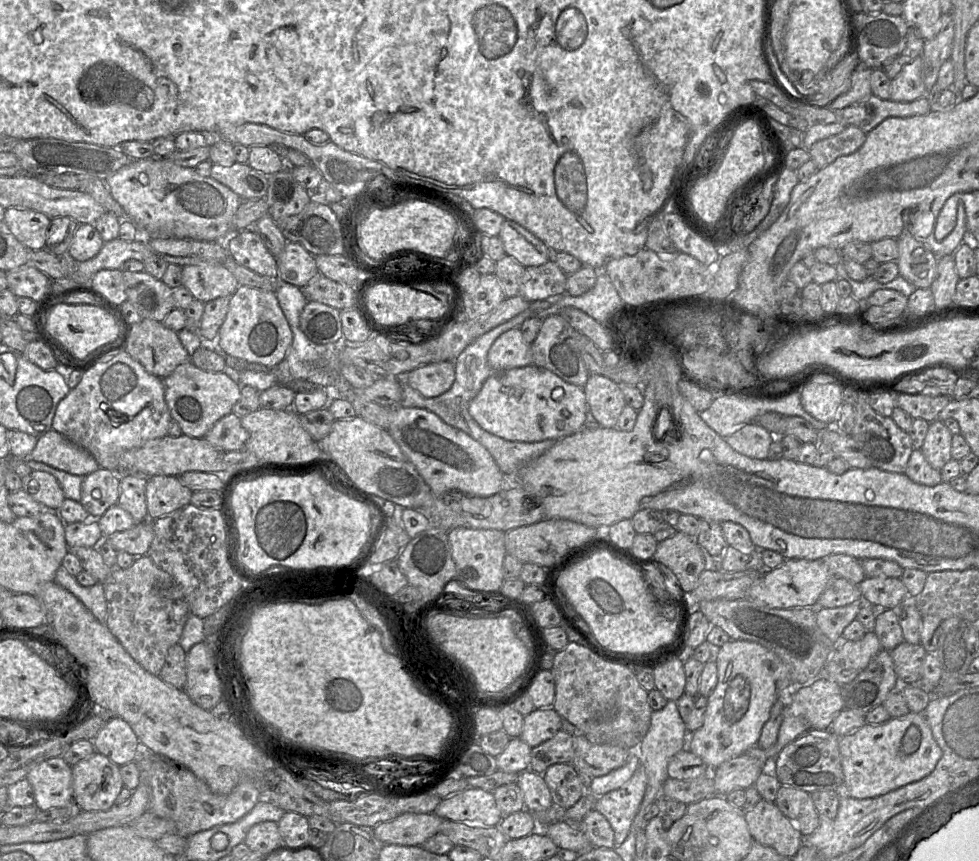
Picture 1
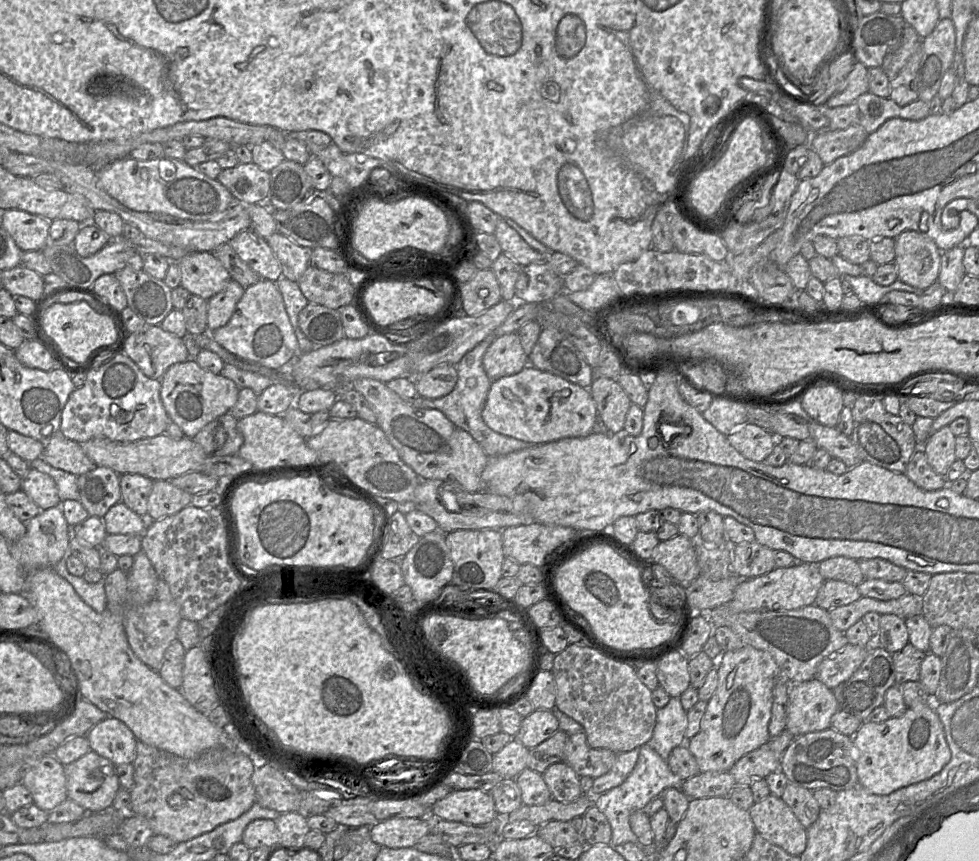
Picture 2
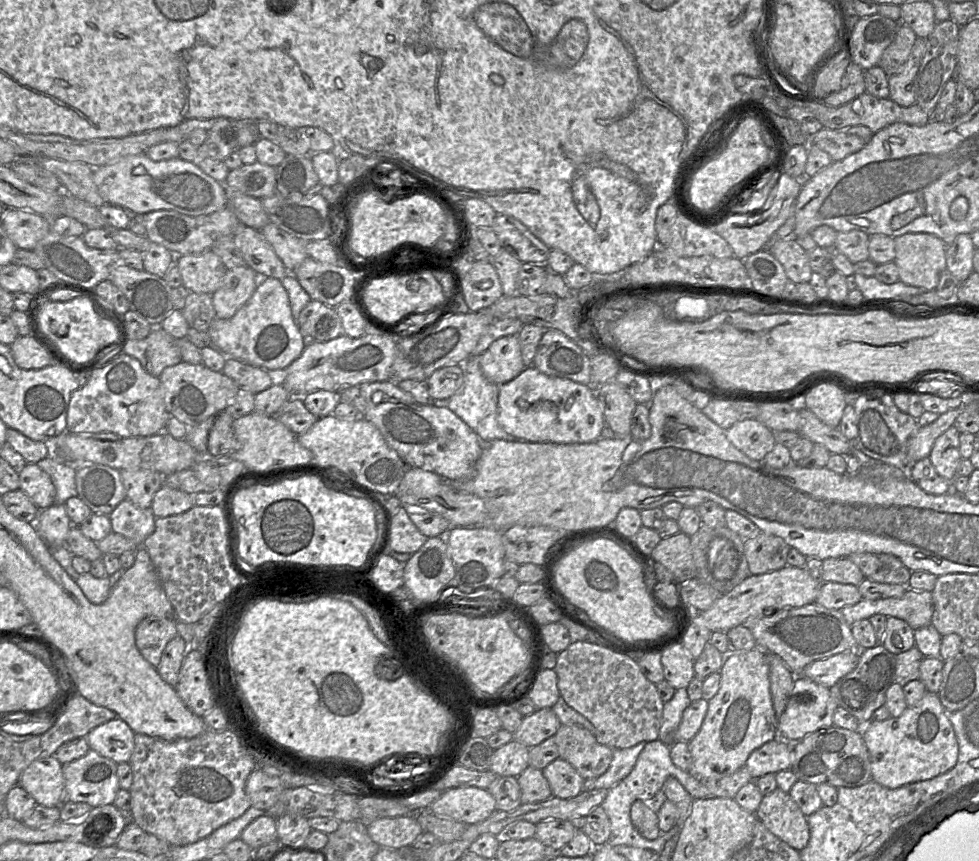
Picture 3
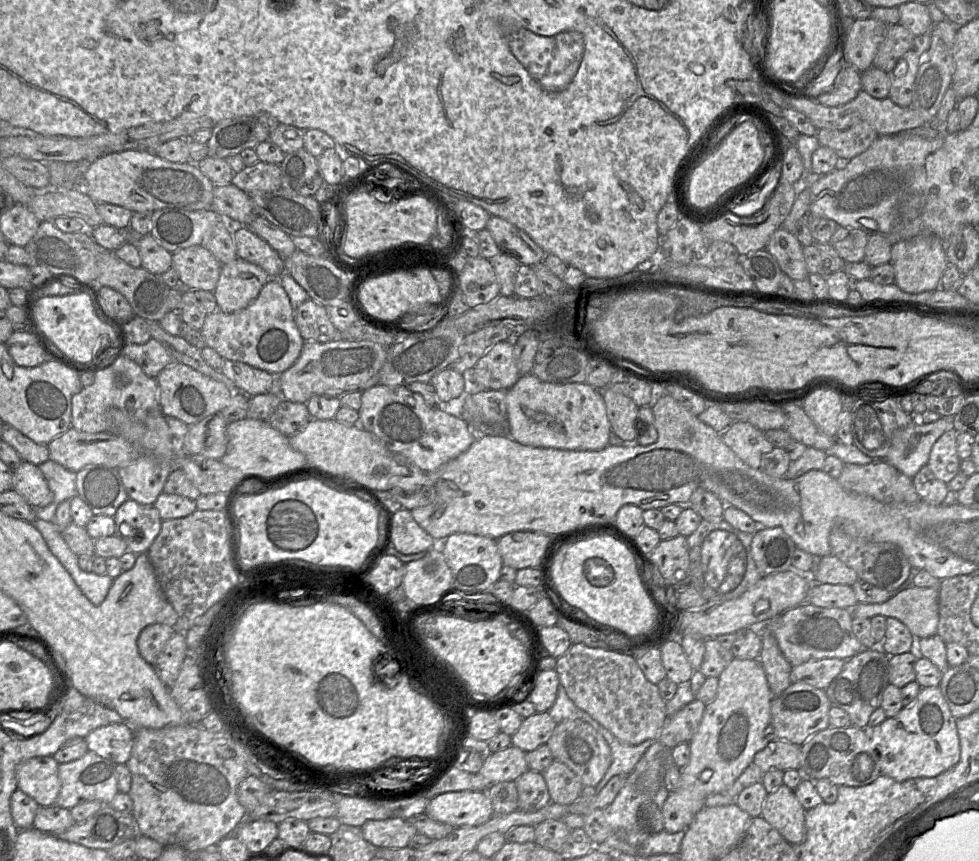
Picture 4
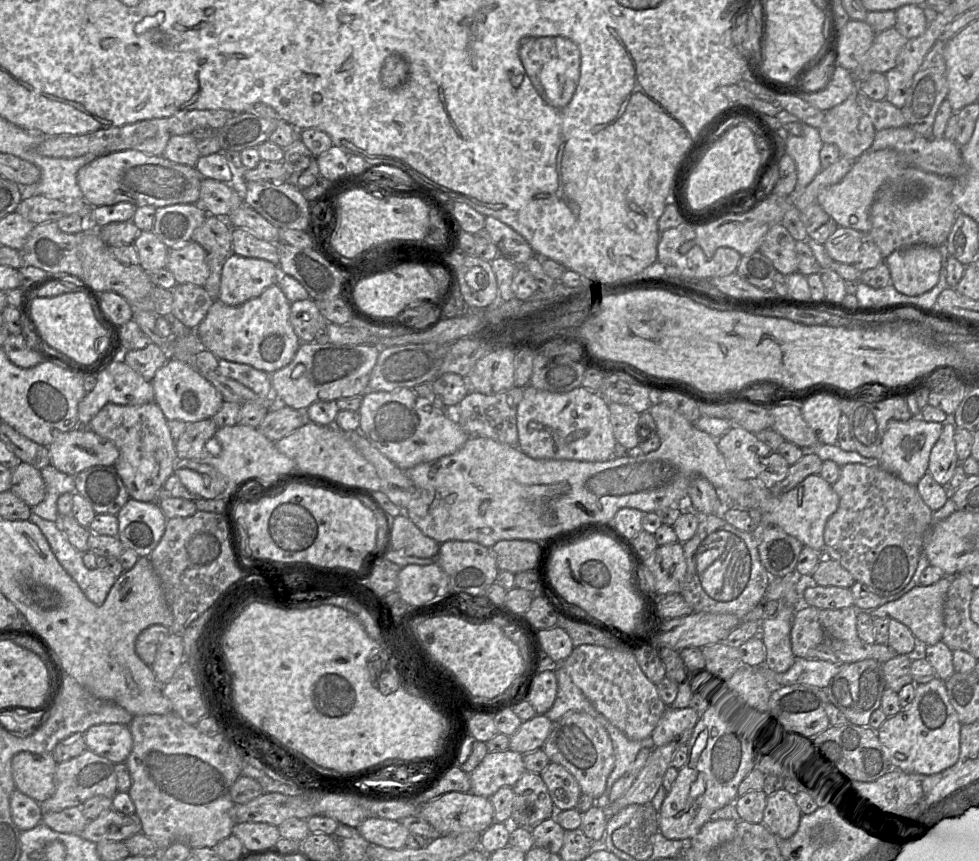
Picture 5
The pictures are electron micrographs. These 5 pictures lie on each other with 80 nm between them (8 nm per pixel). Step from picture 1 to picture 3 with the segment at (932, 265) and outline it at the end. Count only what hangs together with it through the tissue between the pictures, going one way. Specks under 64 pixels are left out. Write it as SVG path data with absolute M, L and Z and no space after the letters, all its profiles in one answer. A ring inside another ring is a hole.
M906 233L895 238L899 280L906 285L935 290L946 270L946 245L929 233Z

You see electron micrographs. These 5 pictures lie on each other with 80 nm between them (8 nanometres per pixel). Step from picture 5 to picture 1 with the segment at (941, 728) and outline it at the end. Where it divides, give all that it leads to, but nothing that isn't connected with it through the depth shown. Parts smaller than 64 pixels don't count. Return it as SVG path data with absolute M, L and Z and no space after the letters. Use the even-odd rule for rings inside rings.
M909 712L881 724L865 723L839 738L844 794L857 799L886 794L930 774L942 756L923 713Z

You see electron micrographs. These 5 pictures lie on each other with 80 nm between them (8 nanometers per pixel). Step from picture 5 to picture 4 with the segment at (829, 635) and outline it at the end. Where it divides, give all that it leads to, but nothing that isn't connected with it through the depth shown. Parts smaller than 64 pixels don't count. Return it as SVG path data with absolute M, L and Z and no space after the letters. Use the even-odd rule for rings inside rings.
M805 601L767 623L766 629L771 630L780 650L791 665L797 666L809 660L824 658L847 660L868 649L854 635L852 619L850 609L822 608Z

